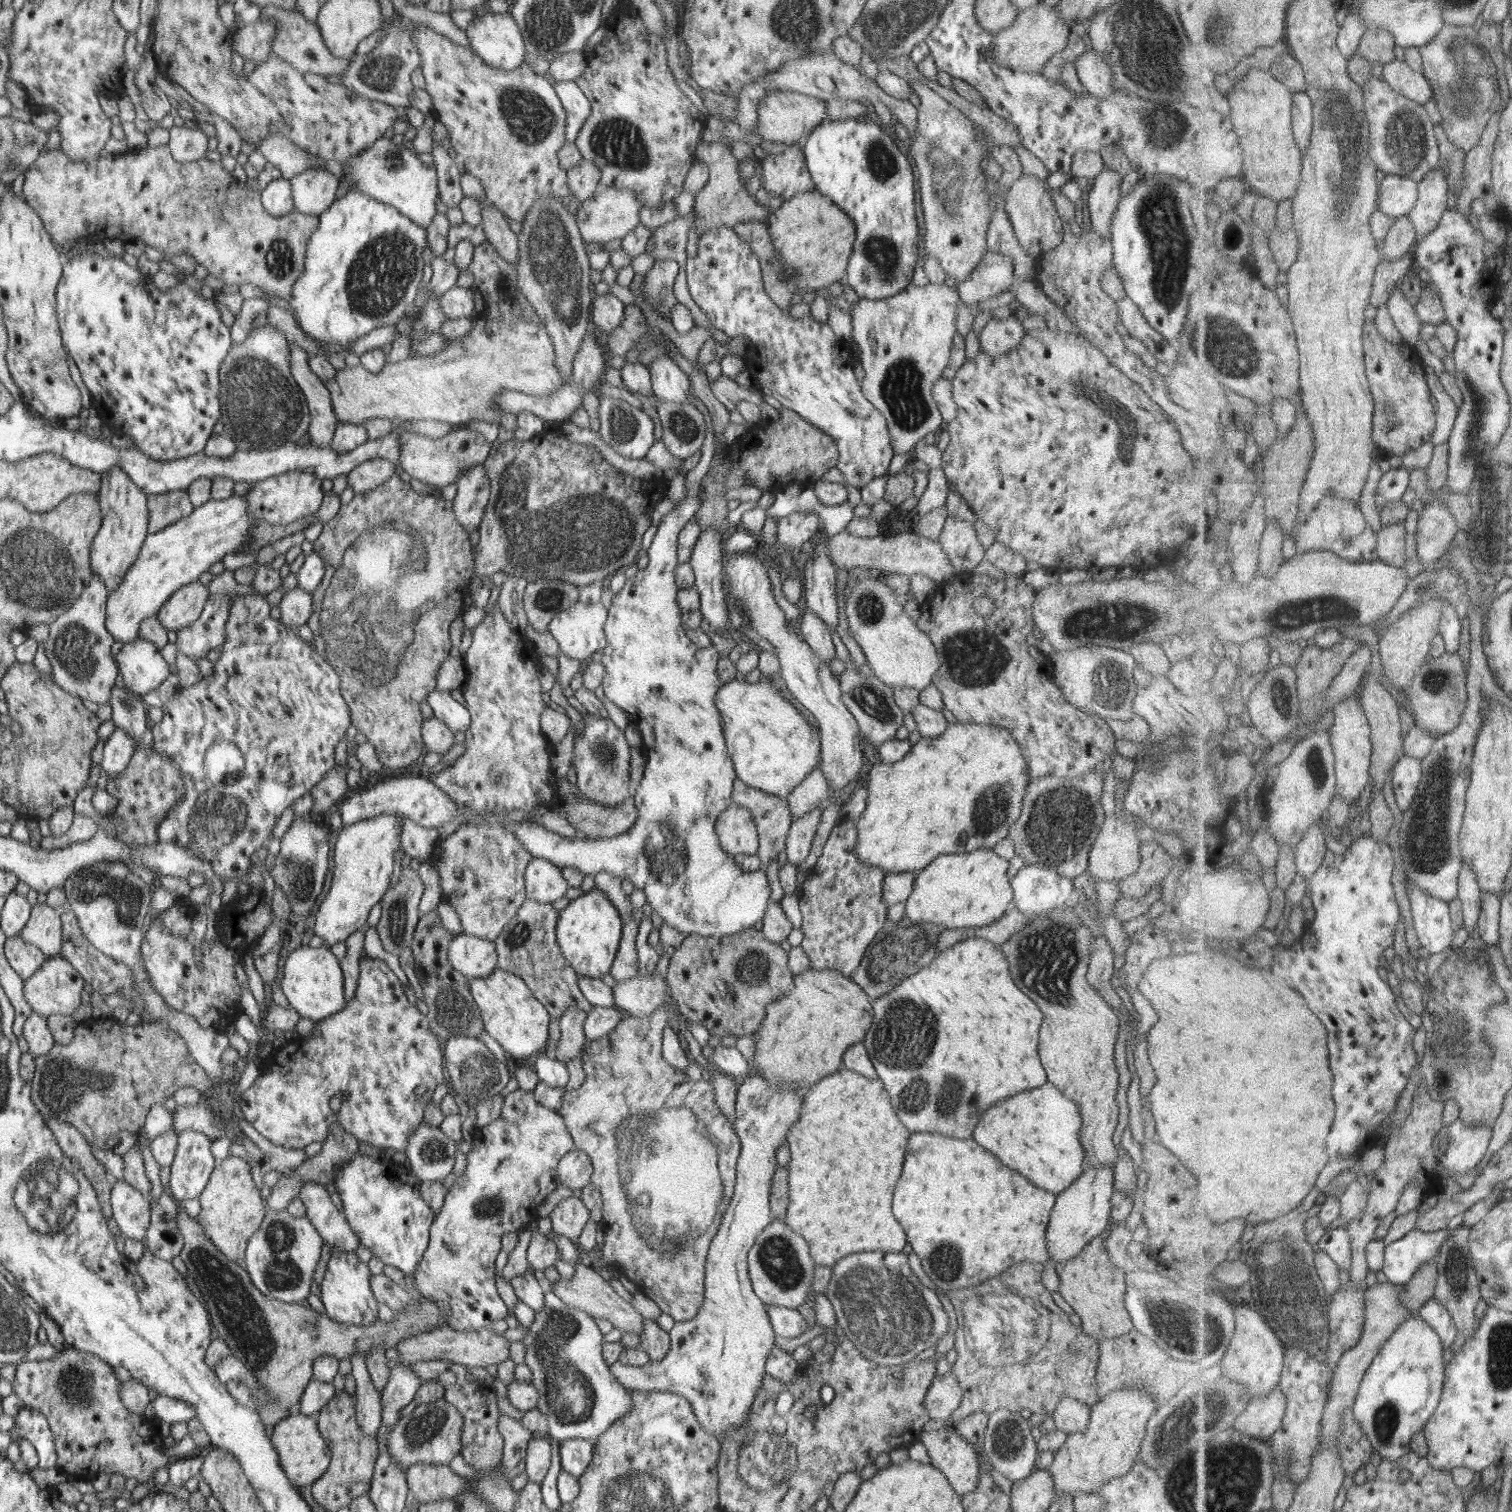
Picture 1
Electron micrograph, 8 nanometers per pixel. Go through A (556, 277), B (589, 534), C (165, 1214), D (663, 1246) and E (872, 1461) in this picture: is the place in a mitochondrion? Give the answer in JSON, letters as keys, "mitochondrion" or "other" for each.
{"A":"mitochondrion","B":"mitochondrion","C":"mitochondrion","D":"mitochondrion","E":"other"}

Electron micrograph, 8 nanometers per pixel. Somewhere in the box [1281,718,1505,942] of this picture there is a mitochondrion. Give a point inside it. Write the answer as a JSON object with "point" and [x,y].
{"point":[1432,849]}

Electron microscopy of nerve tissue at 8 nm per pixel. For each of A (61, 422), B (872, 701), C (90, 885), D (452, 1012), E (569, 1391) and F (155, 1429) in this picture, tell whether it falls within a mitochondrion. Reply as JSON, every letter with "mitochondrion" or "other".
{"A":"other","B":"mitochondrion","C":"mitochondrion","D":"mitochondrion","E":"mitochondrion","F":"other"}

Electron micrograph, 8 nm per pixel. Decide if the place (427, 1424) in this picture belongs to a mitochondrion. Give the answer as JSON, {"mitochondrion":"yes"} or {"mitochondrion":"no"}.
{"mitochondrion":"yes"}

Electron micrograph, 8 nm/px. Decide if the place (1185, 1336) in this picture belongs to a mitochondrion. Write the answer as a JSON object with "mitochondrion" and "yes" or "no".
{"mitochondrion":"yes"}

